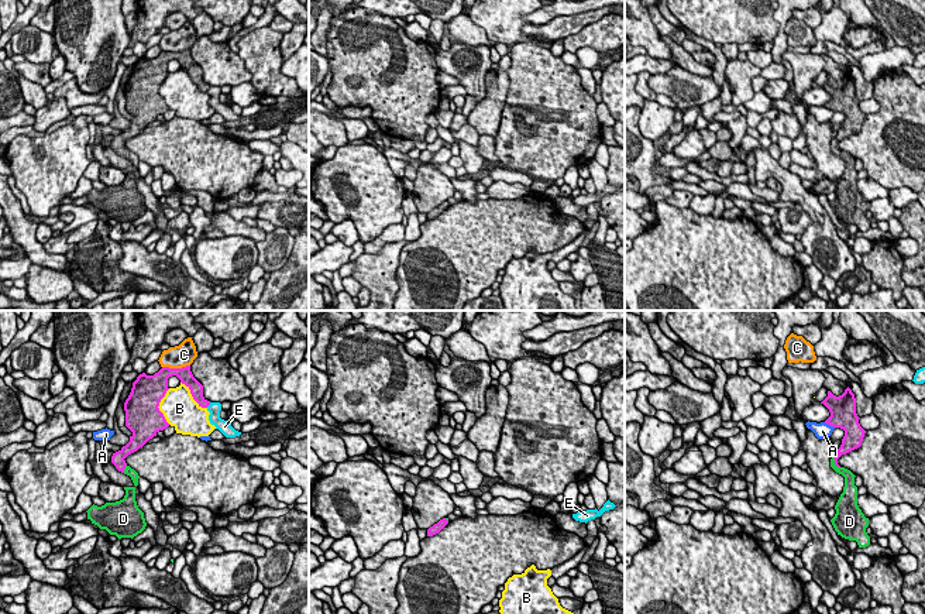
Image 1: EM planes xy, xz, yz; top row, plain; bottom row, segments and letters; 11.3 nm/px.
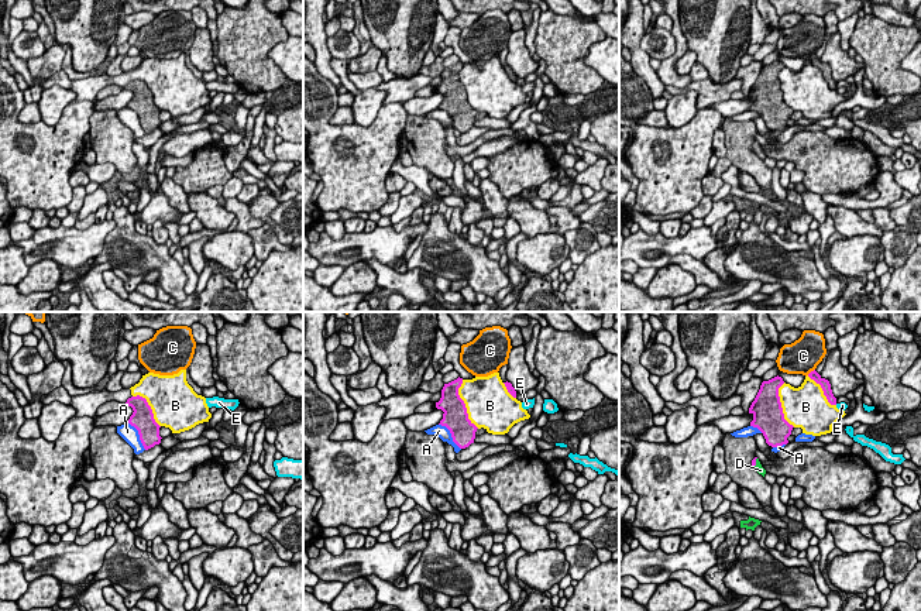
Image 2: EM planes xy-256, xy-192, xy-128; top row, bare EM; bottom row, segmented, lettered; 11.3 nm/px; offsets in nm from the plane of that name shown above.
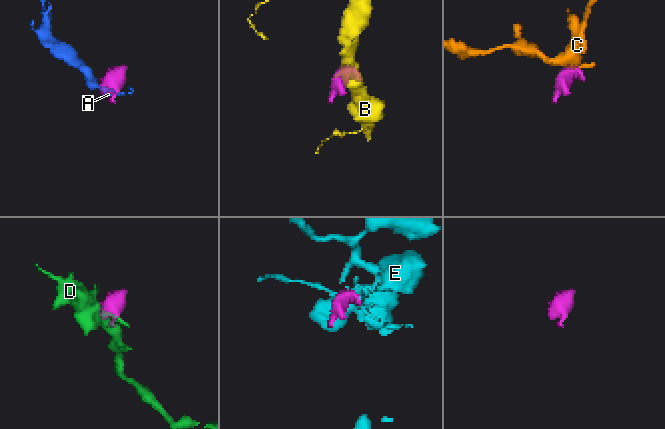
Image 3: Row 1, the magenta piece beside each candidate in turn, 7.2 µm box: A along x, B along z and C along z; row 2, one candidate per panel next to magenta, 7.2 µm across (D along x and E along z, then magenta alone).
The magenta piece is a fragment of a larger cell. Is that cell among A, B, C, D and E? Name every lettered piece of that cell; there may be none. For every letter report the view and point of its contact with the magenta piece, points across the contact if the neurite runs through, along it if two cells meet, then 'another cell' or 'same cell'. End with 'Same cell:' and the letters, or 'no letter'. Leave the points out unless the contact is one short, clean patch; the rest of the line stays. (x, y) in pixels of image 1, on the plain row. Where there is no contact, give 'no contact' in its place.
A: contact yz (829, 107); another cell
B: contact xy (158, 89); another cell
C: contact xy (175, 52); another cell
D: contact yz (835, 146); way yz (848, 129), (835, 146), (849, 161); same cell
E: contact xy (207, 89); another cell
Same cell: D

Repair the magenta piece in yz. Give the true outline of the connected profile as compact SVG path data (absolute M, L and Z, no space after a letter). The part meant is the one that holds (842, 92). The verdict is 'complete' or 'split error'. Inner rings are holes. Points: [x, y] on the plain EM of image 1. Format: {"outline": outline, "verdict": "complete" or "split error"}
{"outline": "M847 71L839 80L828 75L828 80L821 88L831 96L831 100L825 107L845 114L840 131L831 143L831 151L845 161L843 176L835 189L836 198L831 206L838 219L849 224L856 224L859 231L866 231L870 229L870 220L866 216L869 202L864 200L857 189L857 171L854 169L856 159L838 148L838 143L842 138L862 130L866 117L860 110L860 102L856 97L856 82Z", "verdict": "split error"}

